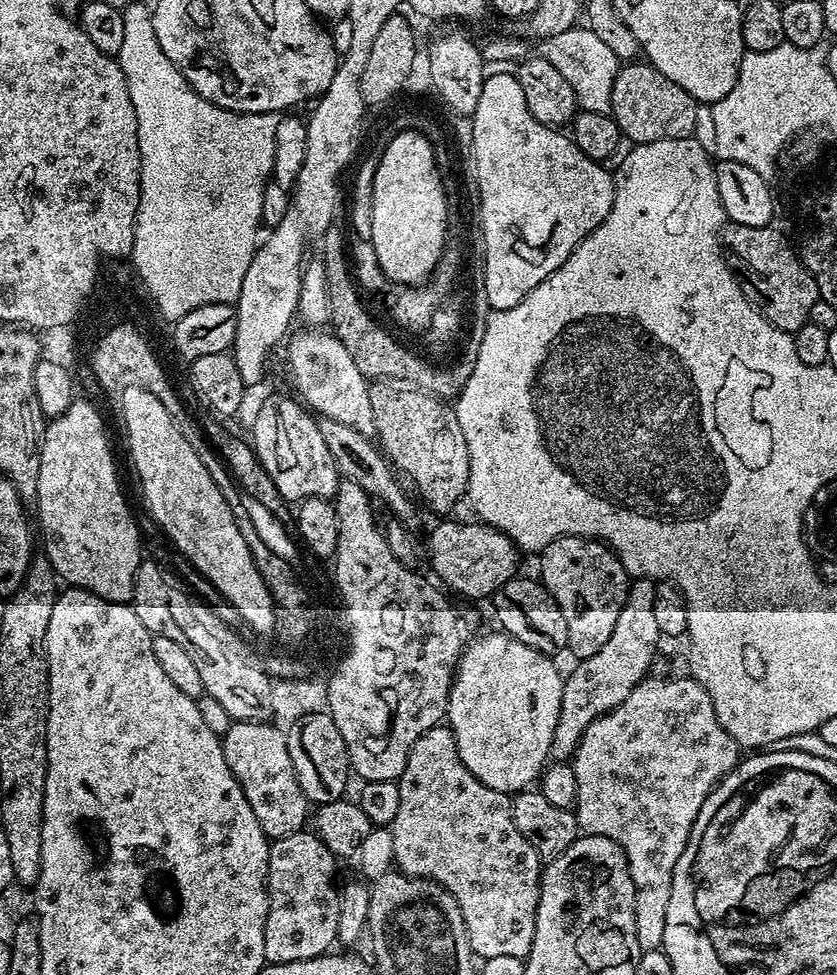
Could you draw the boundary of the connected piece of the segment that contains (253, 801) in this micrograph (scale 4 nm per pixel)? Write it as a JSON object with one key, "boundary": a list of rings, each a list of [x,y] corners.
{"boundary":[[[237,720],[224,731],[222,743],[226,766],[230,766],[230,774],[242,786],[242,794],[246,794],[246,802],[250,802],[250,810],[254,810],[254,818],[258,818],[265,836],[277,840],[301,831],[304,819],[310,816],[310,802],[302,786],[298,786],[285,729],[275,728],[272,722]]]}

